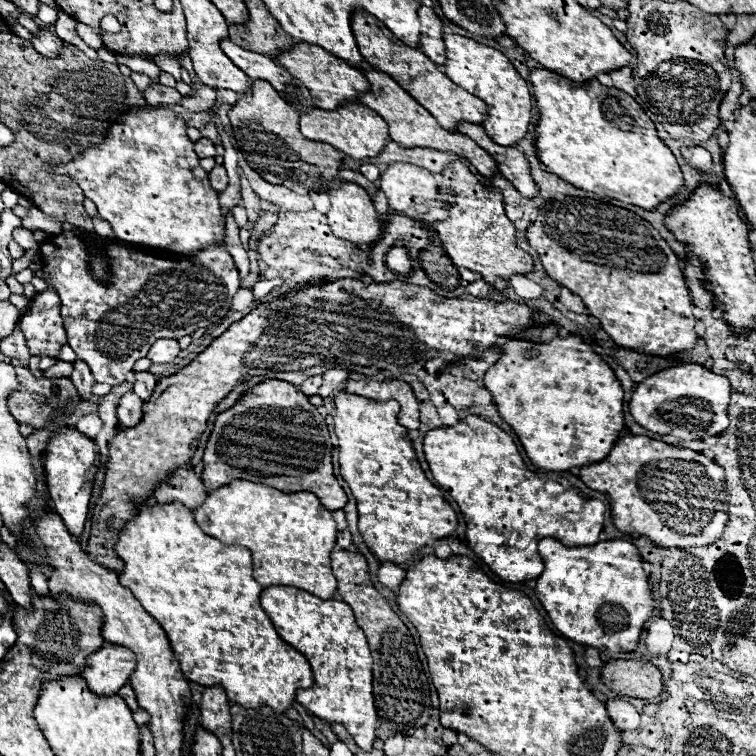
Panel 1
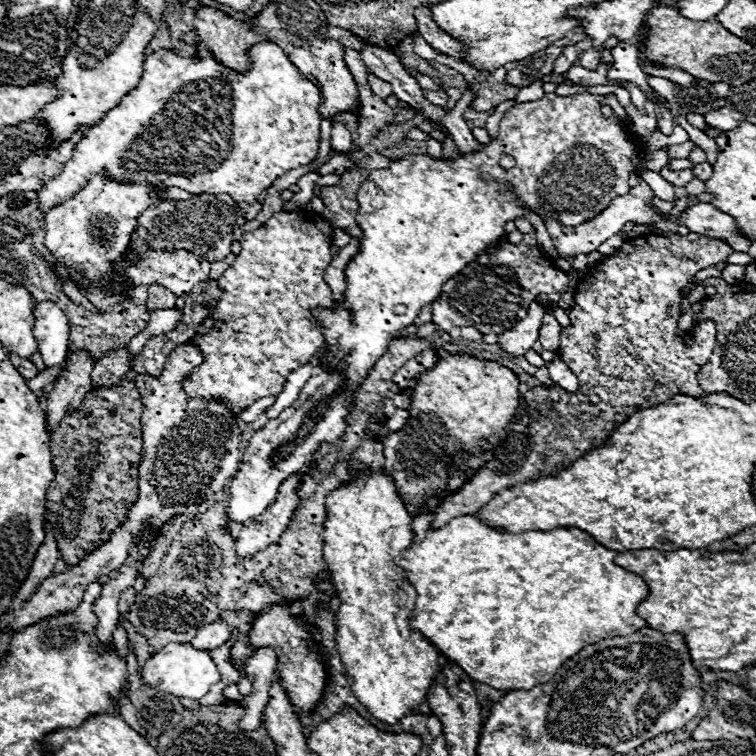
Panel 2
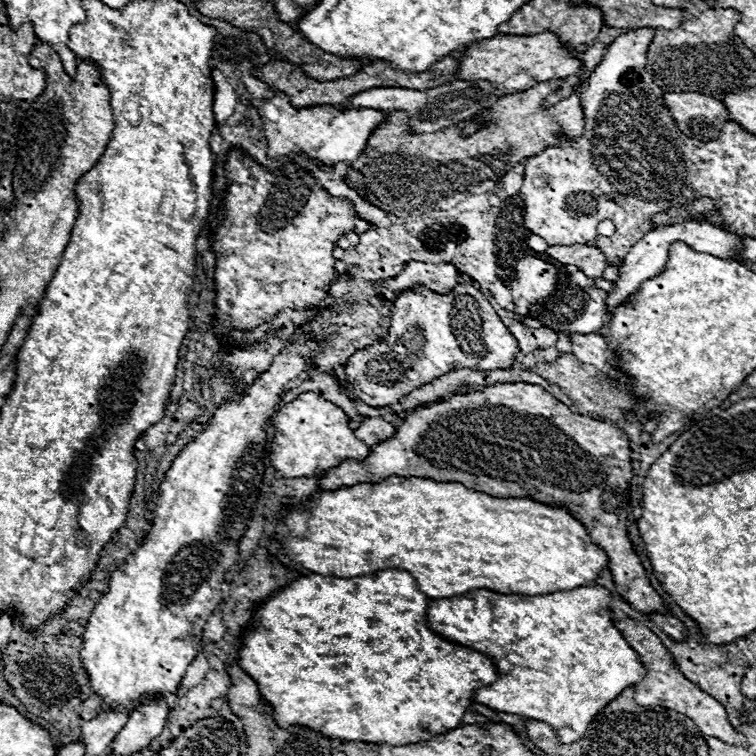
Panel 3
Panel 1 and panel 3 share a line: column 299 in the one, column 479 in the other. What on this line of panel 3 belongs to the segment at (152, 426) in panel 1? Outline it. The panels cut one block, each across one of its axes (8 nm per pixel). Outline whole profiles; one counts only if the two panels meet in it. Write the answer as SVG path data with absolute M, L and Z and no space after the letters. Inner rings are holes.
M410 260L402 274L378 282L380 286L402 294L398 294L398 298L394 300L388 336L374 342L370 348L354 352L346 368L342 370L344 386L350 394L354 394L354 398L374 408L392 406L400 400L394 396L394 384L402 388L404 396L404 390L410 392L414 388L430 384L438 376L444 376L456 368L506 370L514 366L518 342L502 324L484 294L474 288L474 284L458 284L458 276L460 272L454 268L454 264ZM446 292L450 292L450 296L446 296ZM450 308L456 312L454 316L450 316ZM378 356L382 356L382 364L378 364ZM398 356L402 356L402 360L398 360ZM372 362L376 362L376 366L372 366Z

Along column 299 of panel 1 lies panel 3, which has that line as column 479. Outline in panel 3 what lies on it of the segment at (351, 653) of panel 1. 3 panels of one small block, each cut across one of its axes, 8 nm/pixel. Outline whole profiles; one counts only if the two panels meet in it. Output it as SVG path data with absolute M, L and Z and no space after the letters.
M598 584L542 596L470 590L454 598L432 600L428 608L428 624L436 634L478 652L486 652L494 658L500 676L490 686L474 692L476 702L498 712L510 712L530 720L548 722L556 728L560 742L564 744L580 740L594 716L602 712L602 708L606 708L614 696L618 696L624 688L638 684L638 680L646 676L640 656L630 648L620 630L614 626L610 590Z

